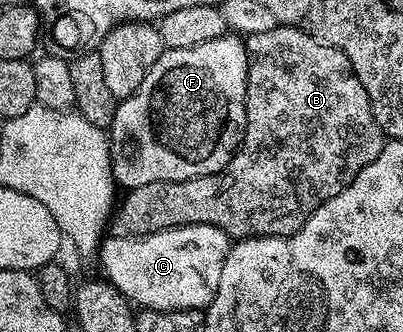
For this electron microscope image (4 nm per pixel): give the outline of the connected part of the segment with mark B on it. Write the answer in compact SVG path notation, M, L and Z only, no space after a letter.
M279 26L272 30L266 30L264 34L252 34L244 40L250 65L248 66L248 78L246 79L246 129L242 132L242 142L238 146L233 158L228 162L225 172L216 176L197 176L187 180L173 180L167 184L160 182L148 182L148 186L129 189L125 193L126 201L119 203L112 213L108 228L115 236L147 236L163 232L169 228L179 228L189 224L211 224L235 241L251 240L254 236L293 236L301 230L304 222L320 205L328 198L340 194L342 188L346 188L354 181L356 174L368 166L380 154L384 143L384 137L376 118L372 114L372 106L360 78L352 70L352 62L339 50L330 44L321 44L313 36L300 28L287 28Z

